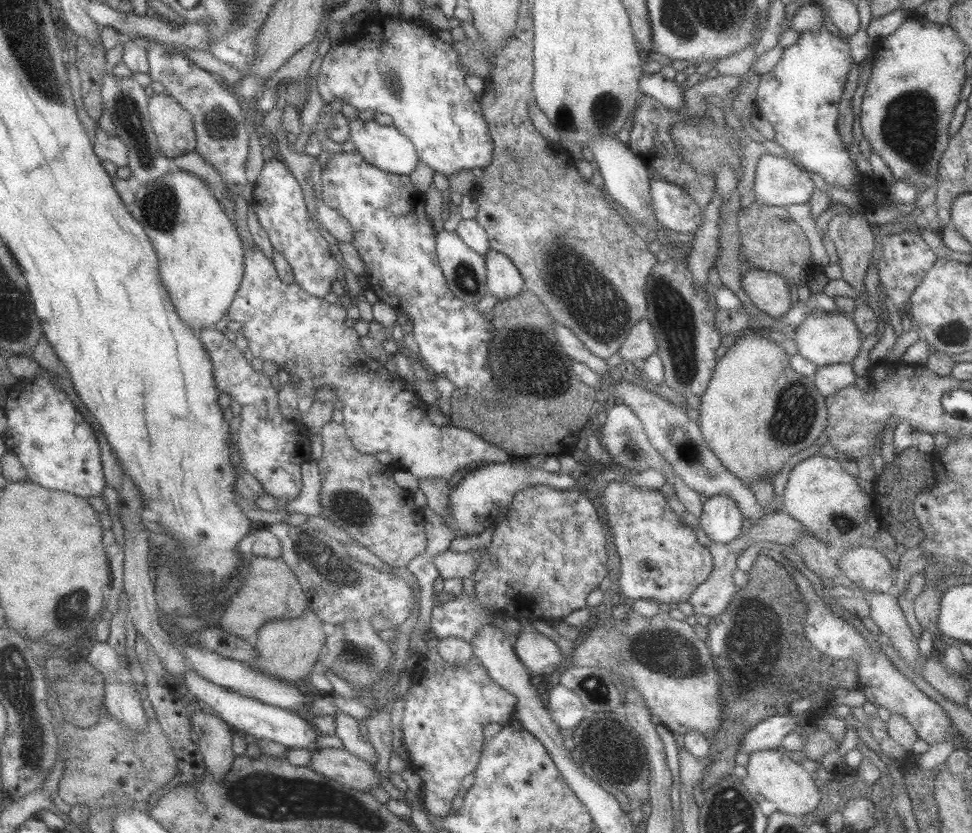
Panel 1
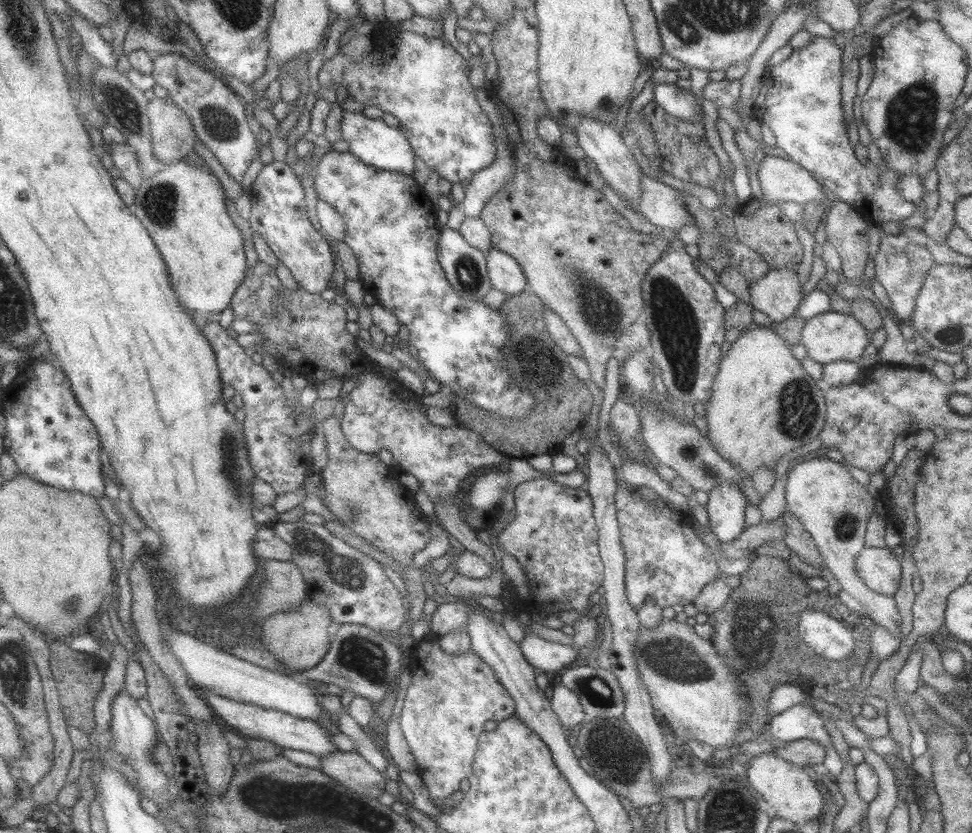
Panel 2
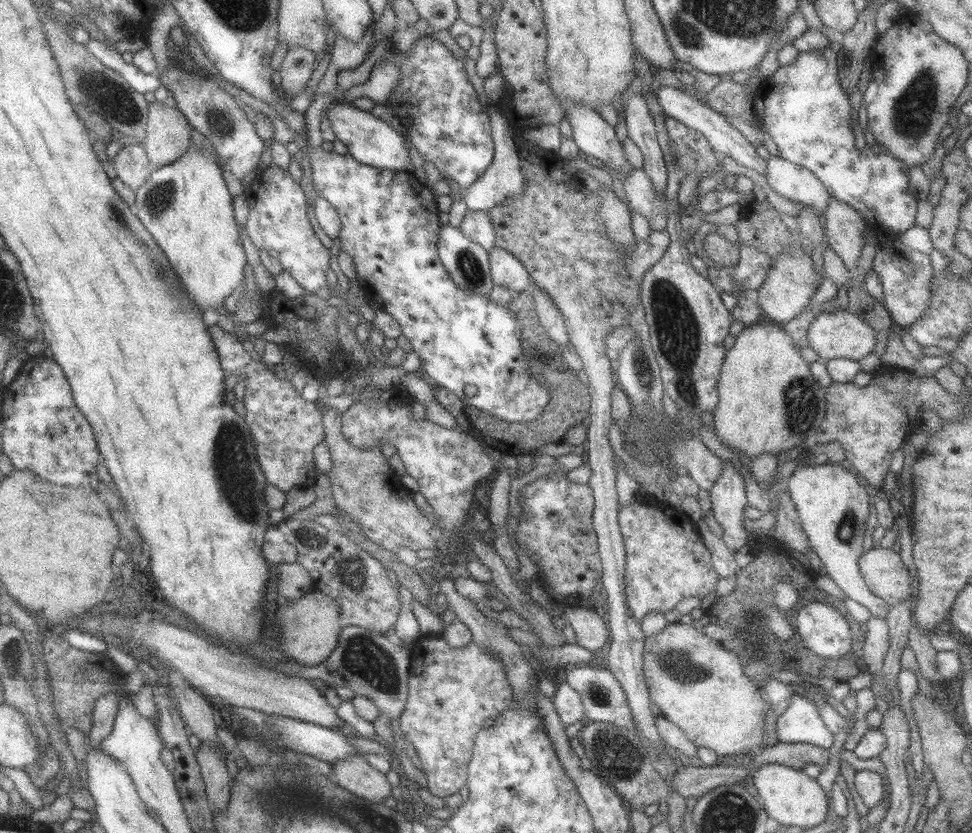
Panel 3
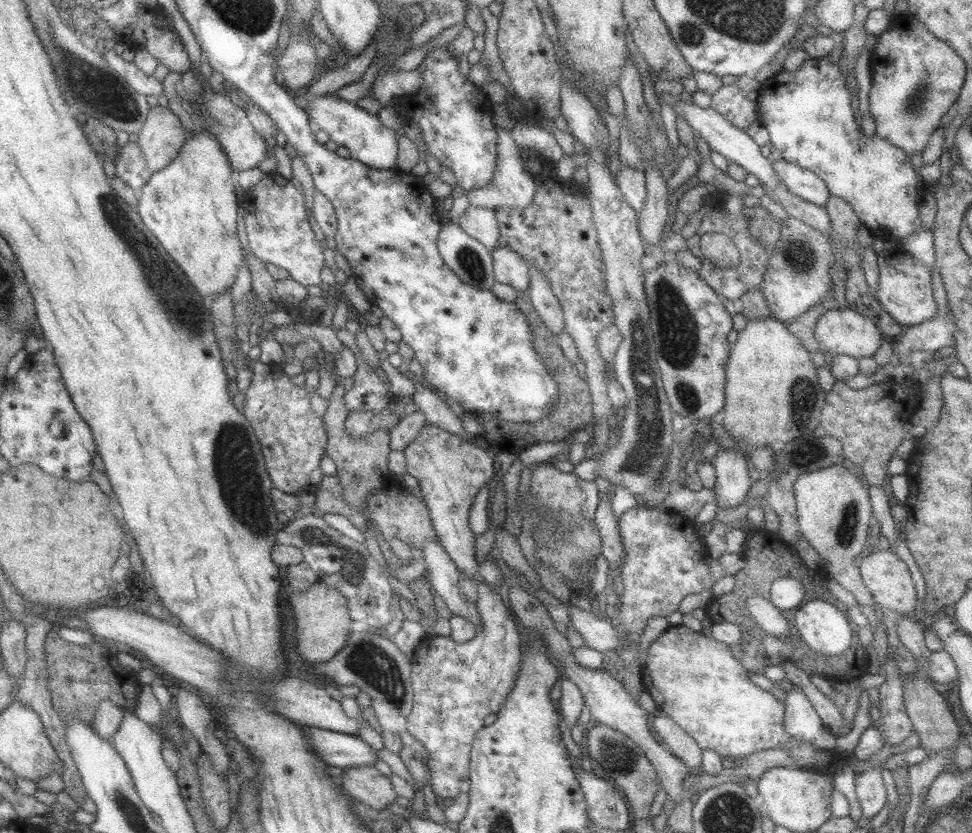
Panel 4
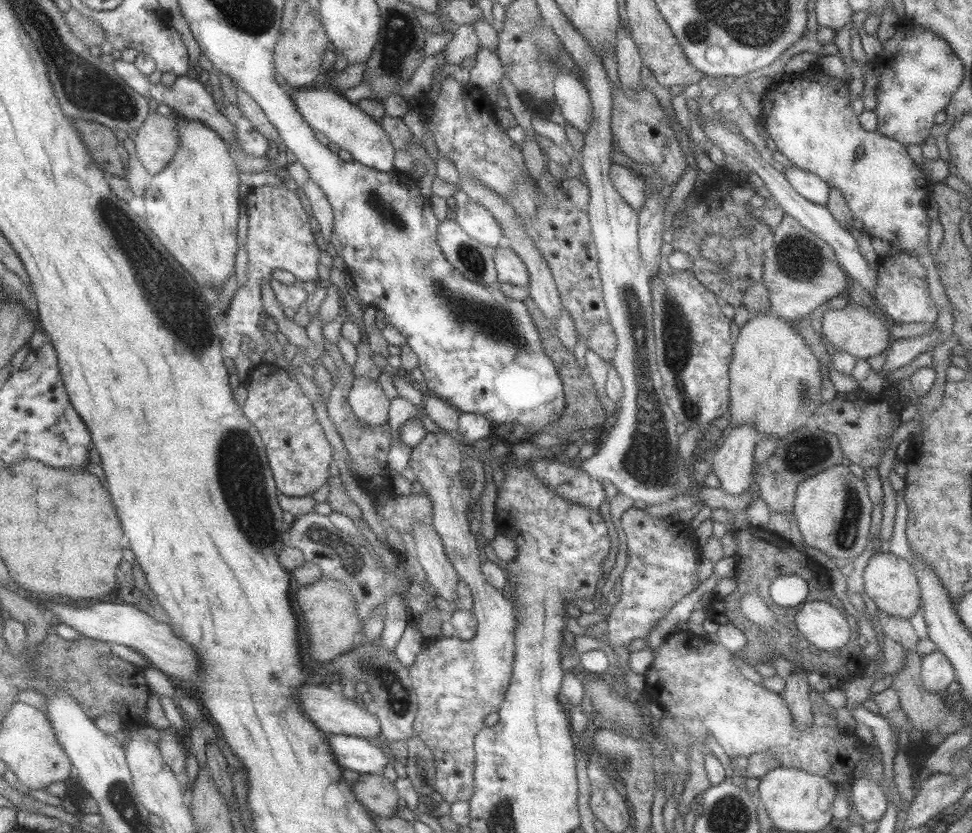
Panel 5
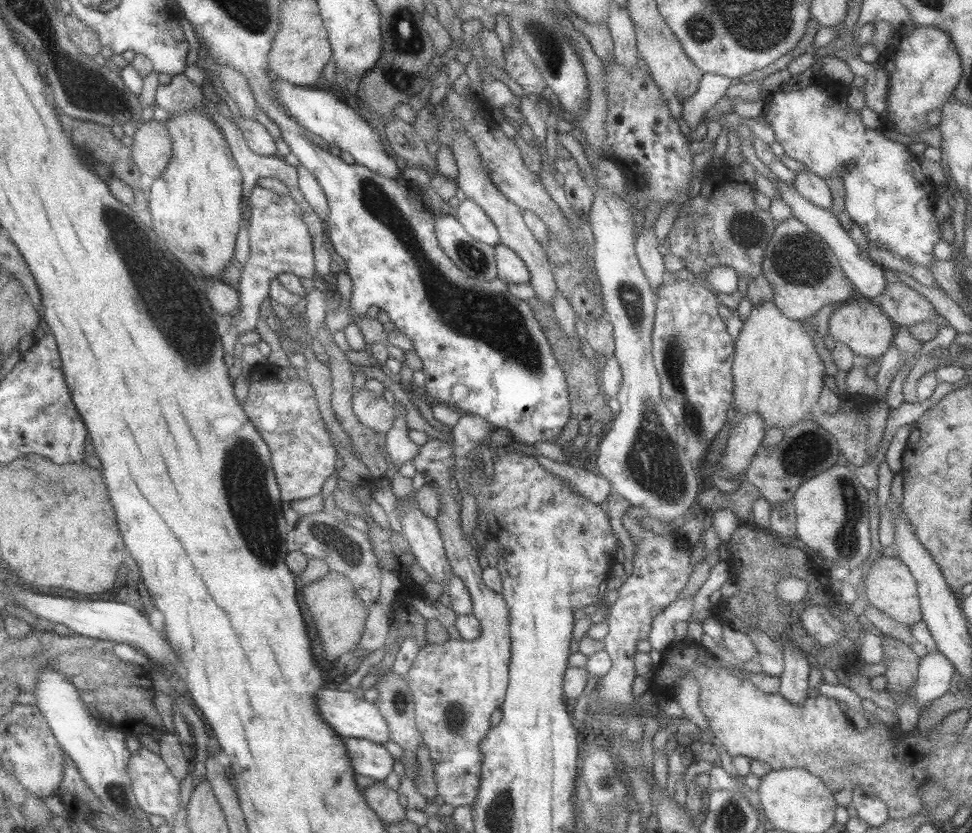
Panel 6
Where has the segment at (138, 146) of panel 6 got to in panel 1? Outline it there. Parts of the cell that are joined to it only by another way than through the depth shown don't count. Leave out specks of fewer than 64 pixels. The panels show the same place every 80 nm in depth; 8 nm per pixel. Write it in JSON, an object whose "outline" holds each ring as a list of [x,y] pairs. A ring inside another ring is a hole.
{"outline":[[[165,92],[148,98],[148,116],[159,148],[168,159],[194,150],[192,117]]]}

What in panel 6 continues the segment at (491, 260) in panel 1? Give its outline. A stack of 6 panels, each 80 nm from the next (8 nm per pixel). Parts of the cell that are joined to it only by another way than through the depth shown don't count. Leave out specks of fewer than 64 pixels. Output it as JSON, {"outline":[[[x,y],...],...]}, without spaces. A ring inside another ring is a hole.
{"outline":[[[499,243],[493,249],[496,278],[505,281],[505,283],[525,284],[528,282],[530,274],[527,267],[510,248]]]}

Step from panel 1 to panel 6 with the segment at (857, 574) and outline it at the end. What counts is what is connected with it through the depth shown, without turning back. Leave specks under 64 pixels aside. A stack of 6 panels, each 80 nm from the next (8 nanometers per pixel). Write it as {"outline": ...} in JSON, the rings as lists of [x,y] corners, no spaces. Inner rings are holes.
{"outline":[[[881,556],[871,564],[871,568],[864,577],[864,595],[870,606],[877,608],[881,613],[893,618],[893,621],[901,625],[913,626],[915,622],[921,622],[921,608],[918,598],[918,589],[913,576],[907,566],[897,557]]]}

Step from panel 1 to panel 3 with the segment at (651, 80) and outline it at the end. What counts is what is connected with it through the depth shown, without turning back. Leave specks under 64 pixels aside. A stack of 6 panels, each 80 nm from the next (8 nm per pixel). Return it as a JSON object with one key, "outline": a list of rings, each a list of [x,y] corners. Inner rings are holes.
{"outline":[[[661,86],[655,96],[666,118],[677,120],[690,131],[701,133],[717,156],[732,158],[737,164],[764,176],[766,160],[761,159],[755,152],[755,147],[751,146],[735,128],[726,122],[725,116],[713,111],[709,106],[701,104],[693,96],[686,94],[684,90],[677,90],[671,86]]]}

